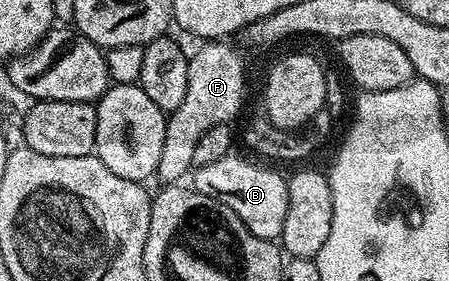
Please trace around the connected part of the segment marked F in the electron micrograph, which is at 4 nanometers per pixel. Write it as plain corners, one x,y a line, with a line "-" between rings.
220,39
209,40
188,58
186,96
173,113
167,114
162,159
158,159
155,171
155,176
161,177
164,183
176,183
187,178
193,168
198,139
202,139
202,135
214,127
235,122
244,105
244,57
234,46
224,44
228,43

